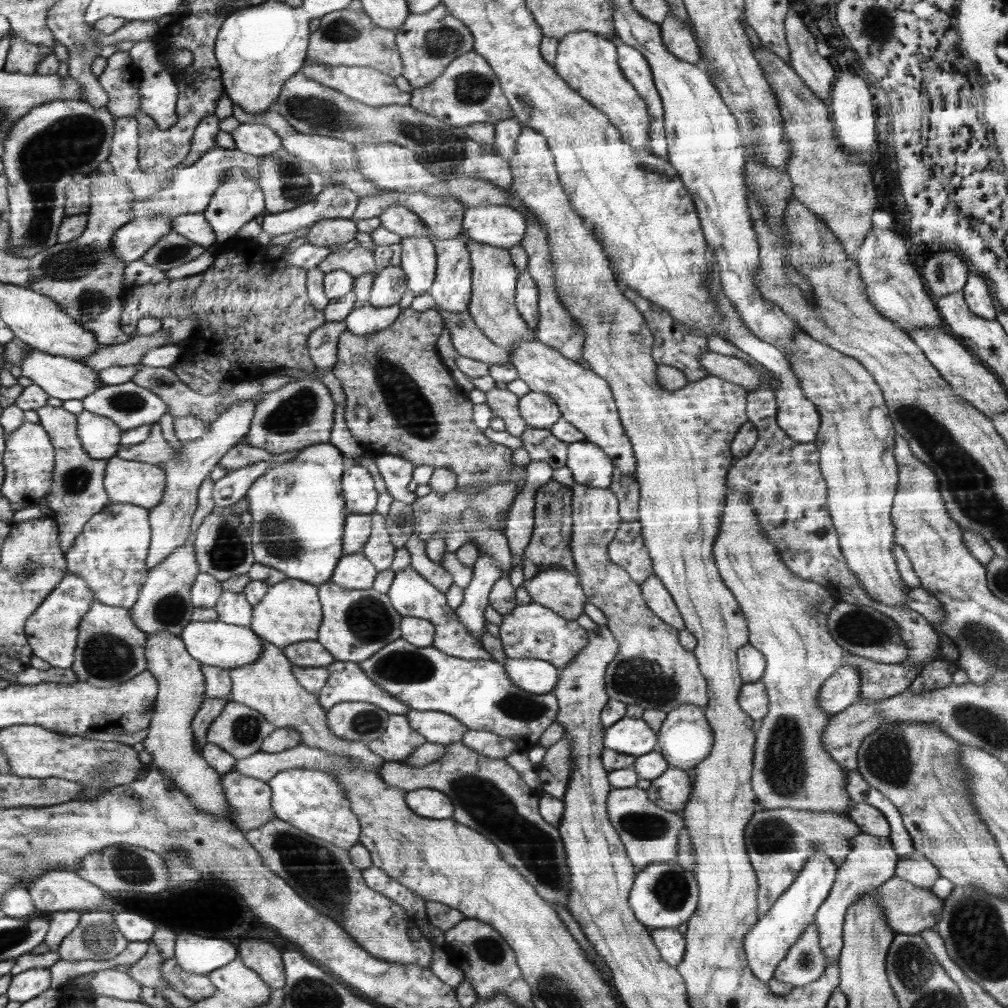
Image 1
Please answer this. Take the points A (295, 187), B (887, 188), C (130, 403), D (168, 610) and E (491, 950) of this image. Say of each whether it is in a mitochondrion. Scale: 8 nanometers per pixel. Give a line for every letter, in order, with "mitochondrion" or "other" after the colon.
A: mitochondrion
B: other
C: mitochondrion
D: mitochondrion
E: mitochondrion

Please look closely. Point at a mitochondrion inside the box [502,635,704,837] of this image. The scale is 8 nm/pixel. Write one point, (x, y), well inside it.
(638, 678)

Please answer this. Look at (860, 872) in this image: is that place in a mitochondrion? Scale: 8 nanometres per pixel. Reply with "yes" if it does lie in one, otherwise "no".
no

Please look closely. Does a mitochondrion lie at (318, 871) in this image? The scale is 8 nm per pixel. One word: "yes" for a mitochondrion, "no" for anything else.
yes

